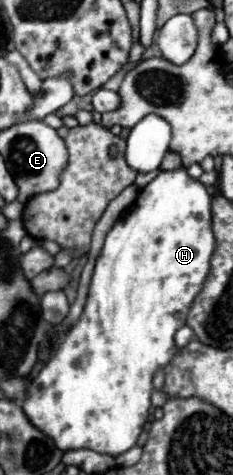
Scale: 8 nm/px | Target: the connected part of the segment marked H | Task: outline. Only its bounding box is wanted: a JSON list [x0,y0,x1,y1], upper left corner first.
[20,167,216,457]

